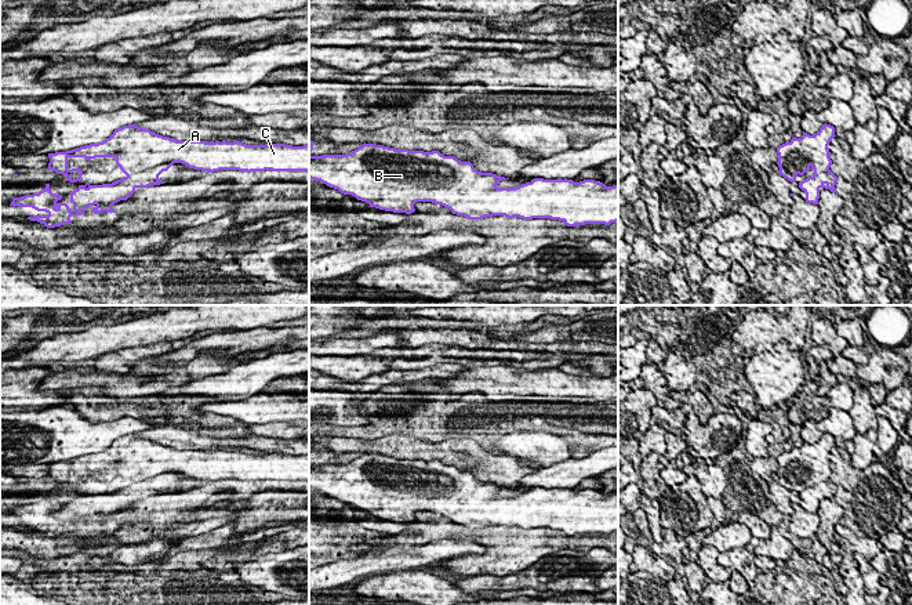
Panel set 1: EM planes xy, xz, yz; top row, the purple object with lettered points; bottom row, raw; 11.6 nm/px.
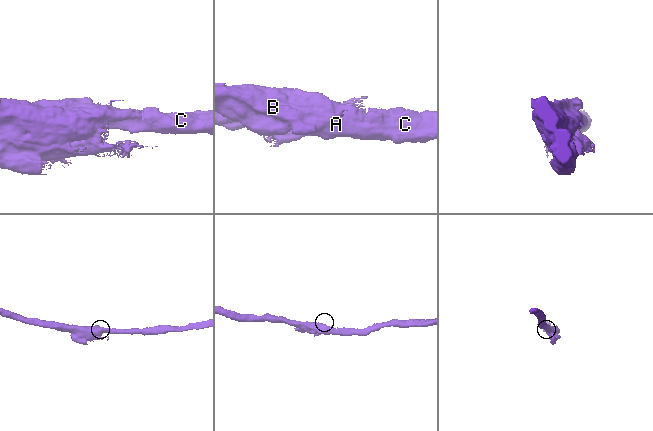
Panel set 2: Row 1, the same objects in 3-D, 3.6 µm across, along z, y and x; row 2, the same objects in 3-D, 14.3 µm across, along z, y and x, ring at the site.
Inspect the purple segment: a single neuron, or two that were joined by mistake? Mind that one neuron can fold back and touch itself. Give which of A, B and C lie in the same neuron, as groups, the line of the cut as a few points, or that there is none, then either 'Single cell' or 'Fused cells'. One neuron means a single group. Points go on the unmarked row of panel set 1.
Groups: A B C. No split. Single cell

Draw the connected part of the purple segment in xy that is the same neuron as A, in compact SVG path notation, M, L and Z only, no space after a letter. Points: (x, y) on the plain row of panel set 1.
M135 434L123 435L113 441L113 443L102 452L90 453L66 461L48 463L50 472L47 479L57 483L66 485L66 490L81 490L83 481L80 478L68 478L69 467L115 467L117 477L126 483L124 488L112 493L91 494L86 492L70 501L70 512L75 524L66 512L61 512L62 504L55 504L50 500L50 493L39 503L14 507L10 515L32 517L37 521L46 521L46 525L28 526L30 530L37 530L47 537L55 537L65 533L72 533L72 525L81 525L86 518L92 517L94 524L106 521L116 522L112 515L120 510L127 510L137 497L148 497L150 494L164 493L159 485L167 481L174 472L182 472L189 478L214 482L219 479L239 479L239 481L306 481L309 482L309 454L293 456L284 453L265 453L265 454L246 454L240 450L177 450L170 446L159 445L149 438L138 436Z

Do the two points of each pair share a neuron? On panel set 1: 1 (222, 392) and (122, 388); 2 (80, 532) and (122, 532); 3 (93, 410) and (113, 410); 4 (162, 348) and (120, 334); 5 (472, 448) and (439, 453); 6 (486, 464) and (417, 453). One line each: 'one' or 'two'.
1: two
2: two
3: one
4: two
5: one
6: one

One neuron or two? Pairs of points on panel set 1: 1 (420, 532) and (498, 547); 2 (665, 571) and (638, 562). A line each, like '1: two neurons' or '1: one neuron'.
1: one neuron
2: one neuron

